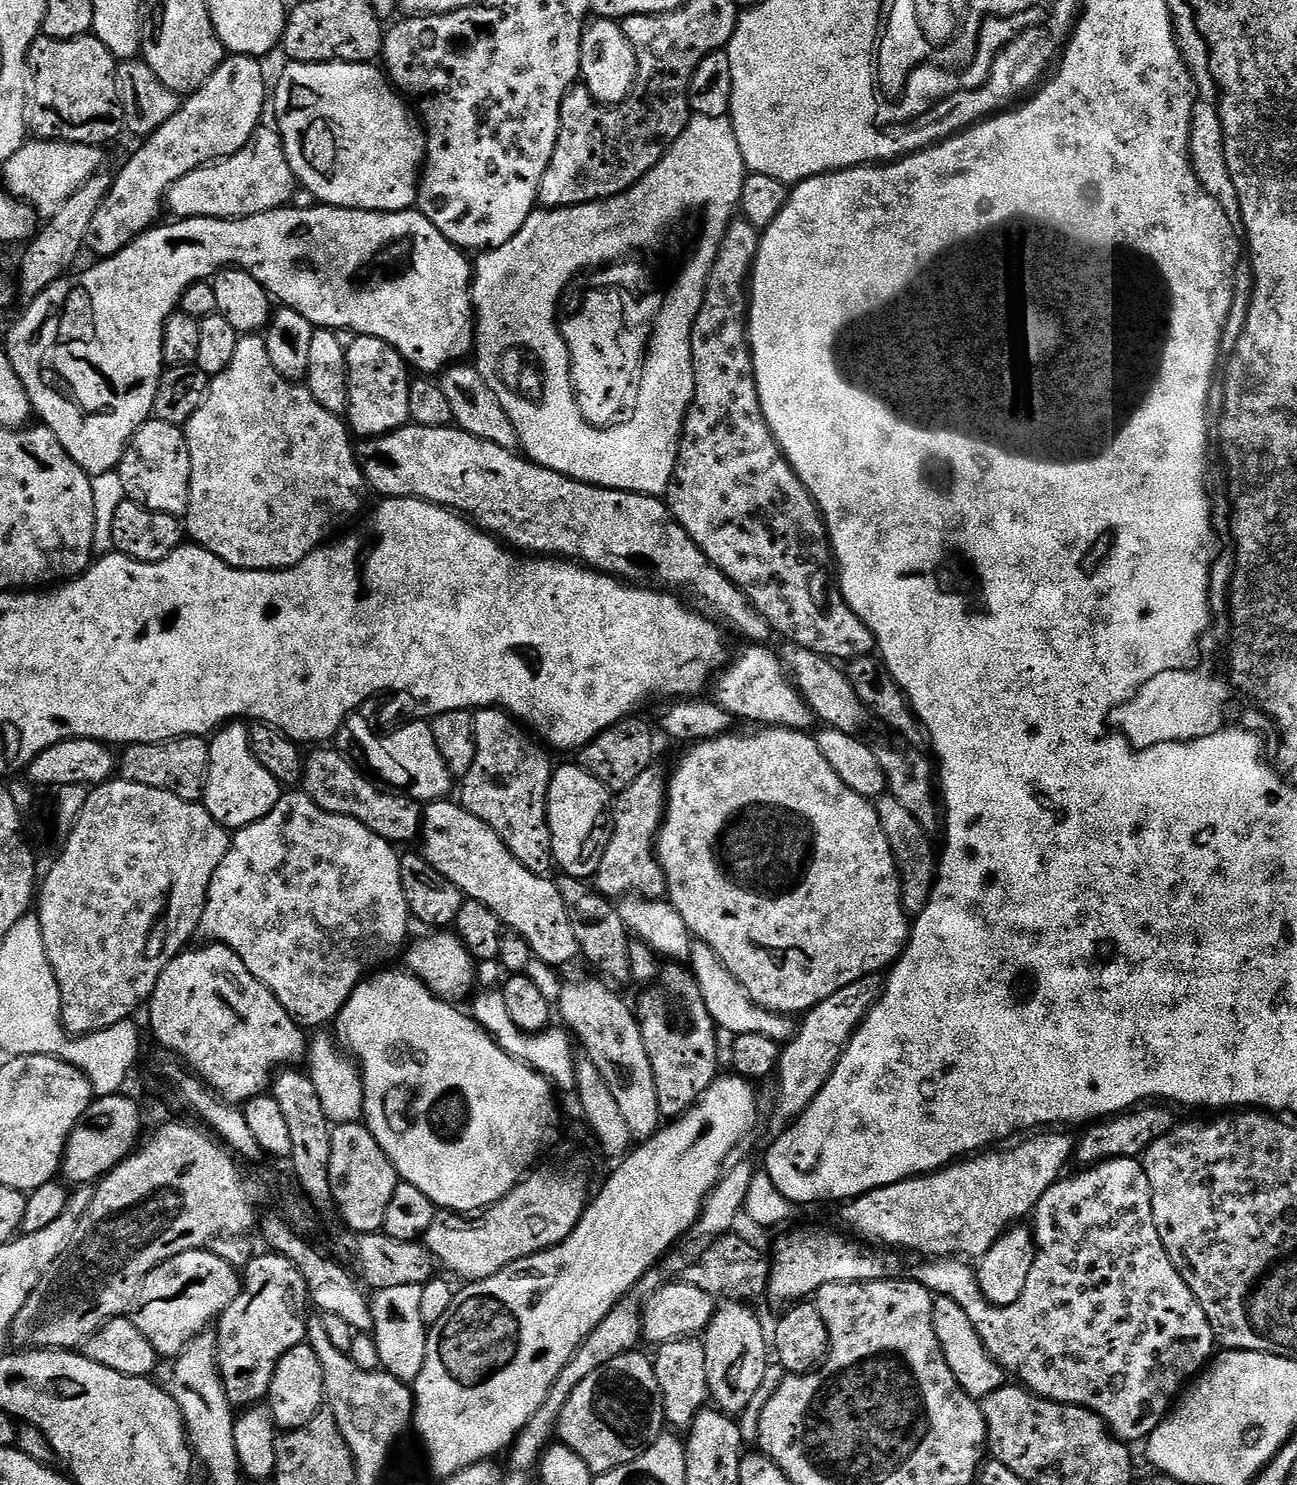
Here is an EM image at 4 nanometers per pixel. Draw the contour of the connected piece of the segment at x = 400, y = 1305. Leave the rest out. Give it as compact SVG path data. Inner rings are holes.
M424 1285L418 1286L390 1286L381 1288L371 1297L372 1313L374 1314L374 1339L378 1354L380 1355L380 1368L388 1372L394 1378L405 1382L414 1382L418 1374L422 1374L422 1366L426 1362L426 1346L428 1345L428 1333L430 1325L422 1322L422 1290Z

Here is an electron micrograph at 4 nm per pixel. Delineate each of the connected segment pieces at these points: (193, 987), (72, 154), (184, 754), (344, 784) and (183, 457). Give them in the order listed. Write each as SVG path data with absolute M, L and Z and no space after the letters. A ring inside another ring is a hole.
M215 942L207 946L209 948L193 947L181 952L168 963L166 970L162 970L152 998L146 1004L148 1020L157 1042L166 1051L181 1056L176 1058L183 1061L191 1075L209 1084L222 1099L243 1106L271 1085L277 1070L299 1065L296 1063L305 1059L310 1040L305 1029L284 1009L282 1002L278 1002L276 995L246 970L246 962L242 962L234 950Z
M29 139L2 166L4 172L3 187L9 195L23 201L32 208L51 214L59 208L74 190L78 190L91 176L105 167L103 147L95 144L71 144L61 140Z
M180 736L163 744L129 744L118 756L119 779L165 788L183 800L199 801L208 777L208 746L209 741L202 736Z
M320 746L307 753L302 781L304 795L330 814L354 818L362 822L362 826L366 826L382 839L388 840L393 846L408 844L412 839L415 841L420 835L421 805L407 794L393 794L391 791L381 790L363 771L360 773L344 757L347 755L343 751L328 747L332 746Z
M149 418L133 434L118 469L127 499L158 514L187 517L190 502L190 450L181 425Z

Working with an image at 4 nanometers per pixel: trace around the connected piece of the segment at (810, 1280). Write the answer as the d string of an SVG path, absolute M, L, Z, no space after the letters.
M812 1232L809 1236L782 1237L777 1242L776 1249L770 1252L772 1269L767 1295L776 1300L804 1302L815 1297L817 1290L827 1284L887 1280L895 1273L892 1272L896 1268L896 1260L892 1257L895 1255L844 1236L839 1236L836 1232Z

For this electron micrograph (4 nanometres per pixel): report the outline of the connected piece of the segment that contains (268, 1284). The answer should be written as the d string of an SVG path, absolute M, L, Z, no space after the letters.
M256 1254L242 1270L242 1287L230 1302L230 1306L218 1318L220 1332L216 1341L216 1353L220 1359L220 1376L226 1386L226 1398L230 1398L233 1409L247 1410L259 1405L267 1397L274 1370L280 1359L294 1346L305 1343L310 1319L308 1287L298 1270L284 1256Z

